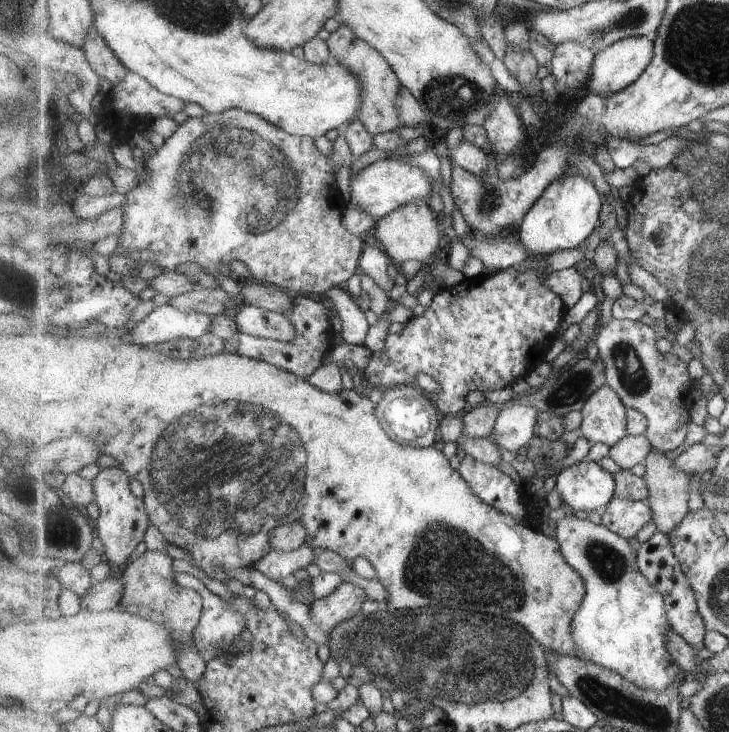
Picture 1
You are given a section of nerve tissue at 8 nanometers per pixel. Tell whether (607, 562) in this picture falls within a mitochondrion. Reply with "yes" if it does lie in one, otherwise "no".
yes

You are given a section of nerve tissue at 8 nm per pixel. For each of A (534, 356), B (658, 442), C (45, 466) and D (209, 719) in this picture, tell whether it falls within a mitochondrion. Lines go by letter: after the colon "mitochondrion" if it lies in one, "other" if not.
A: other
B: other
C: other
D: other

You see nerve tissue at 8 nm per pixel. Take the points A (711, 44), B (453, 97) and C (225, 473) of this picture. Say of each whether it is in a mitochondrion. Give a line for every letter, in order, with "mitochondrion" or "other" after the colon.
A: mitochondrion
B: mitochondrion
C: mitochondrion

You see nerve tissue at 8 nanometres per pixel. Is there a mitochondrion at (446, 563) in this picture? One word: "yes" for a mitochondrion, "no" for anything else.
yes

